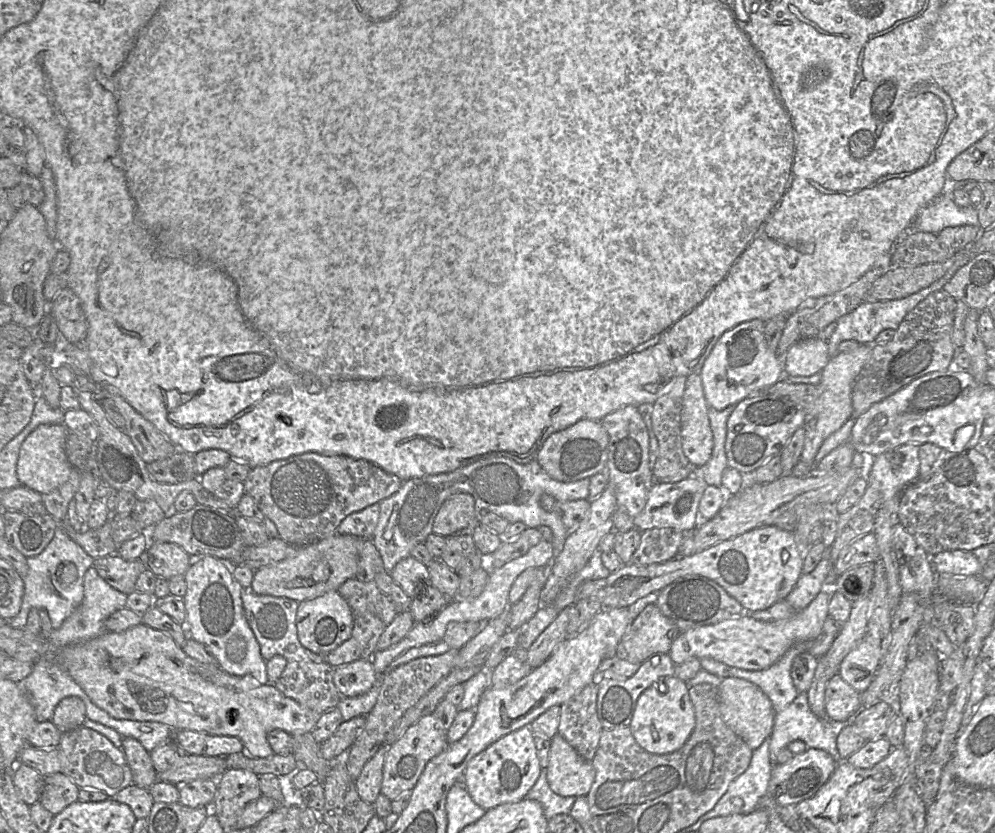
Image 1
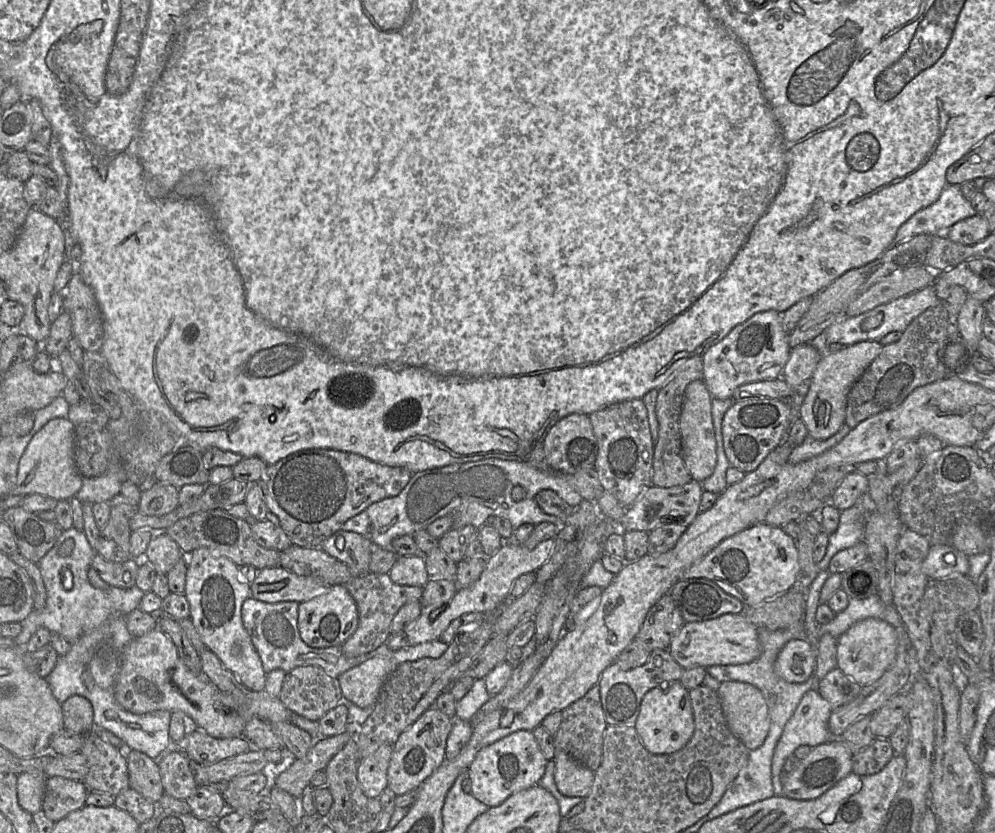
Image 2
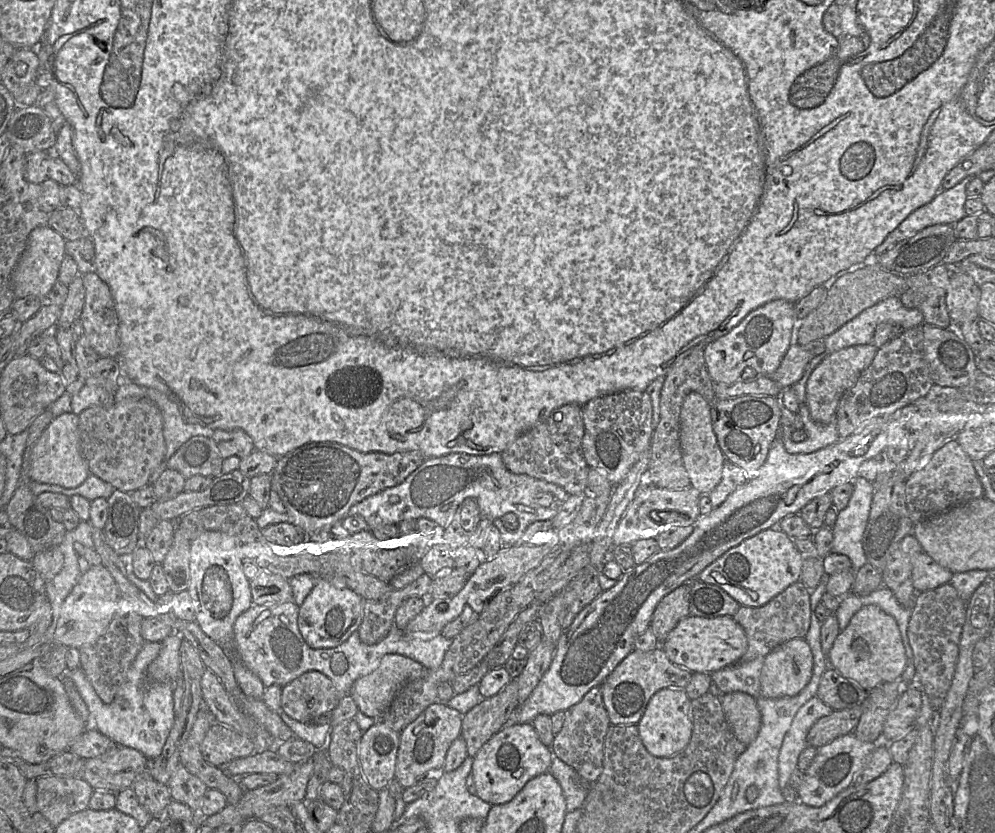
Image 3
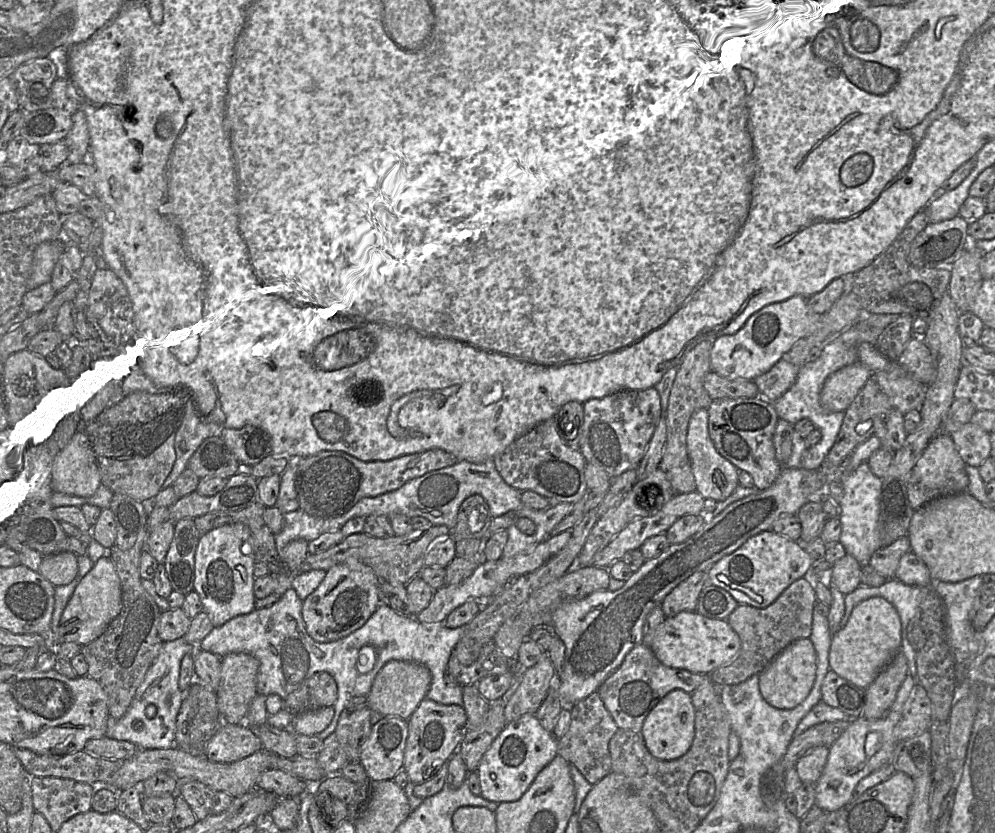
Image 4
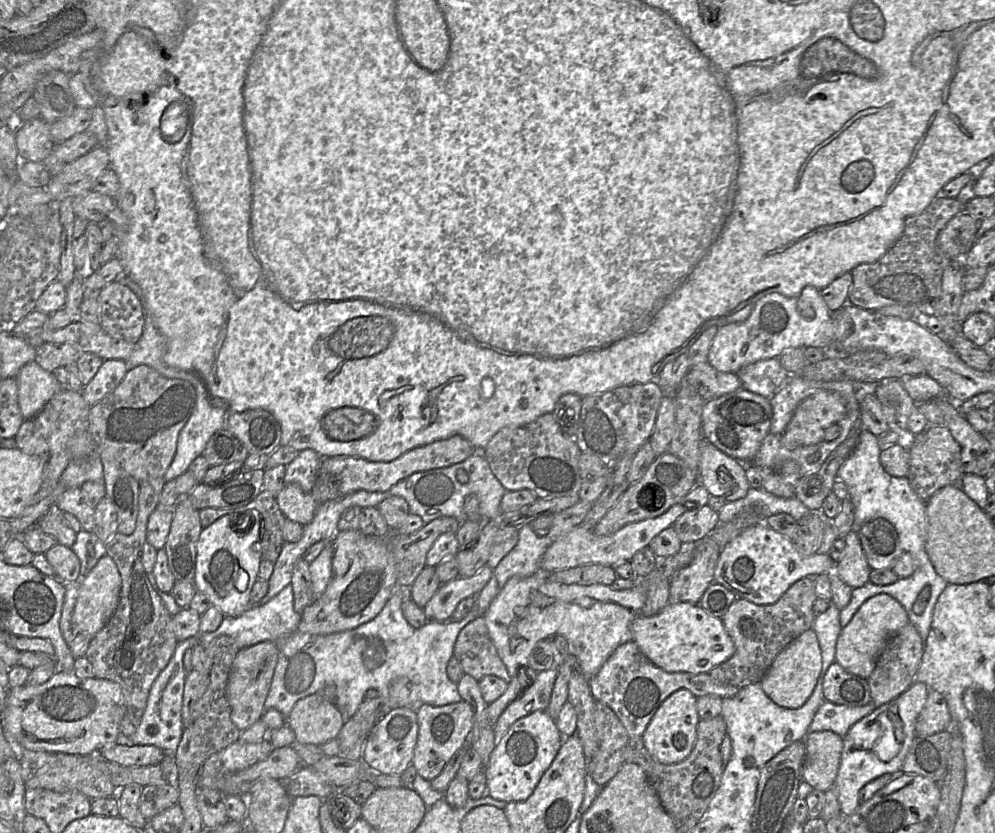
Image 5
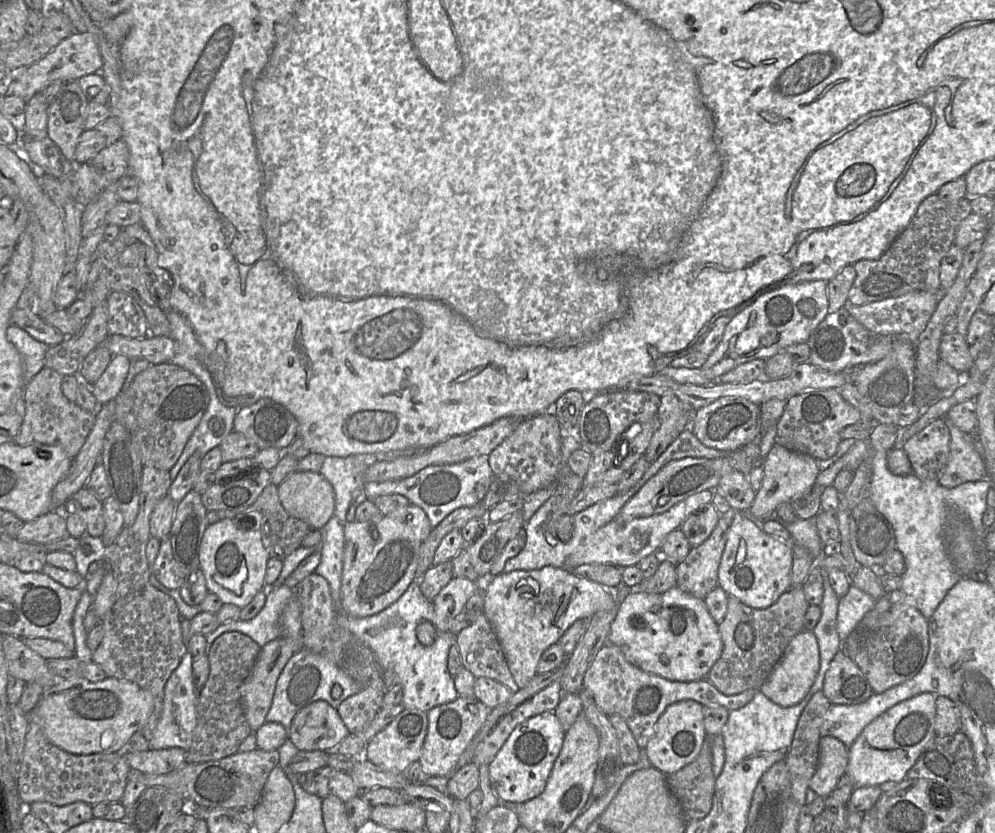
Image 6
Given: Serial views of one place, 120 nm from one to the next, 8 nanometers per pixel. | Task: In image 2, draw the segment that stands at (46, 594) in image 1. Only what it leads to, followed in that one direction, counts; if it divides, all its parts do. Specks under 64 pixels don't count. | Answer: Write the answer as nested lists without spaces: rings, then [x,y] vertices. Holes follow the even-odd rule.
[[[71,527],[62,532],[55,545],[37,563],[46,588],[45,607],[40,610],[34,609],[20,622],[22,629],[20,634],[14,638],[15,646],[26,646],[31,636],[39,628],[55,632],[73,644],[82,635],[98,628],[108,619],[116,615],[126,616],[138,609],[145,592],[136,585],[127,589],[109,586],[105,590],[100,590],[90,584],[88,570],[95,555],[96,551],[90,546],[83,531]],[[68,539],[74,541],[74,549],[70,555],[60,556],[59,549]],[[64,570],[70,570],[73,575],[73,586],[70,590],[66,590],[63,586],[62,571]]]

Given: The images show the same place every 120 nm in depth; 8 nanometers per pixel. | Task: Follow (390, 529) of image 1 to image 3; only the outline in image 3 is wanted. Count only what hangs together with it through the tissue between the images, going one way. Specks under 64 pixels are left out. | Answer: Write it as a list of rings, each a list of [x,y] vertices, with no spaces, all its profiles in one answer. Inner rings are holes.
[[[450,454],[437,458],[426,458],[423,464],[401,485],[352,506],[346,517],[362,517],[367,523],[368,529],[371,531],[376,530],[380,526],[398,526],[404,521],[416,521],[420,518],[426,518],[434,521],[438,525],[440,533],[450,525],[460,505],[467,499],[473,499],[478,504],[481,519],[492,521],[493,525],[499,529],[502,545],[513,546],[521,543],[521,537],[530,524],[537,521],[553,520],[558,513],[559,507],[568,500],[569,496],[570,495],[558,485],[543,480],[537,480],[528,475],[510,472],[499,454],[484,456]],[[544,494],[551,495],[557,502],[558,508],[544,508],[536,504],[536,498]],[[508,513],[515,514],[518,519],[519,527],[514,532],[507,530],[500,520],[502,516]]]

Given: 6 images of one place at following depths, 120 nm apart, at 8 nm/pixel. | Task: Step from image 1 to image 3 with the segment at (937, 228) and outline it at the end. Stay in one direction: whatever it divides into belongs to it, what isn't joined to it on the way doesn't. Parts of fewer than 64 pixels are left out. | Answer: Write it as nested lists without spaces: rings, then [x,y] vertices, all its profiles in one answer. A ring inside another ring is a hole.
[[[967,176],[953,188],[941,190],[932,201],[912,212],[874,251],[874,258],[898,242],[935,224],[955,224],[965,216],[966,191],[975,176]]]

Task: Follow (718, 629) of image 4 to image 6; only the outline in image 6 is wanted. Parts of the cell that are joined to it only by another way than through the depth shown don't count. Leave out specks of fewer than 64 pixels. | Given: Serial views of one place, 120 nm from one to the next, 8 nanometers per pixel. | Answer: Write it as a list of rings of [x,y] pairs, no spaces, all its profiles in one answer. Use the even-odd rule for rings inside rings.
[[[677,586],[661,594],[632,590],[627,597],[619,600],[616,617],[610,625],[608,643],[619,647],[625,659],[641,670],[681,682],[707,678],[723,650],[718,624],[709,614],[704,599],[696,598]]]

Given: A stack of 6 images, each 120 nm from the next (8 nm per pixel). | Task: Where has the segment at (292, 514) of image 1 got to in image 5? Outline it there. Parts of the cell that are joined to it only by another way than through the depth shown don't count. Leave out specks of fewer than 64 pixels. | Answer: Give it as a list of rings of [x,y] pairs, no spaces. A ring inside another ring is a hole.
[[[456,435],[413,448],[388,462],[373,462],[361,457],[323,457],[311,495],[318,505],[344,498],[356,491],[385,492],[416,472],[448,467],[466,460],[476,449],[464,437]]]

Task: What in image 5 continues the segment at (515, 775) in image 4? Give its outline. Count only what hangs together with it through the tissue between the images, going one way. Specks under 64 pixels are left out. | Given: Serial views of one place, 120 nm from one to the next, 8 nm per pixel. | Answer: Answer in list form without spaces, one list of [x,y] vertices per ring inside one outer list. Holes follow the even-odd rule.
[[[538,710],[518,719],[495,744],[483,770],[487,794],[505,802],[525,801],[556,757],[562,742],[563,737],[555,720],[545,710]]]

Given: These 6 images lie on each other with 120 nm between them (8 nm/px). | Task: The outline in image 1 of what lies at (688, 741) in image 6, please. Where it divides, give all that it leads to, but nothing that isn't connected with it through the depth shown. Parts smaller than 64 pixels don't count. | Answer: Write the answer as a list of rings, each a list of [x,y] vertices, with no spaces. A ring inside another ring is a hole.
[[[671,675],[662,678],[640,694],[629,724],[640,747],[652,754],[668,754],[687,741],[695,727],[694,707],[688,691],[686,682]]]

